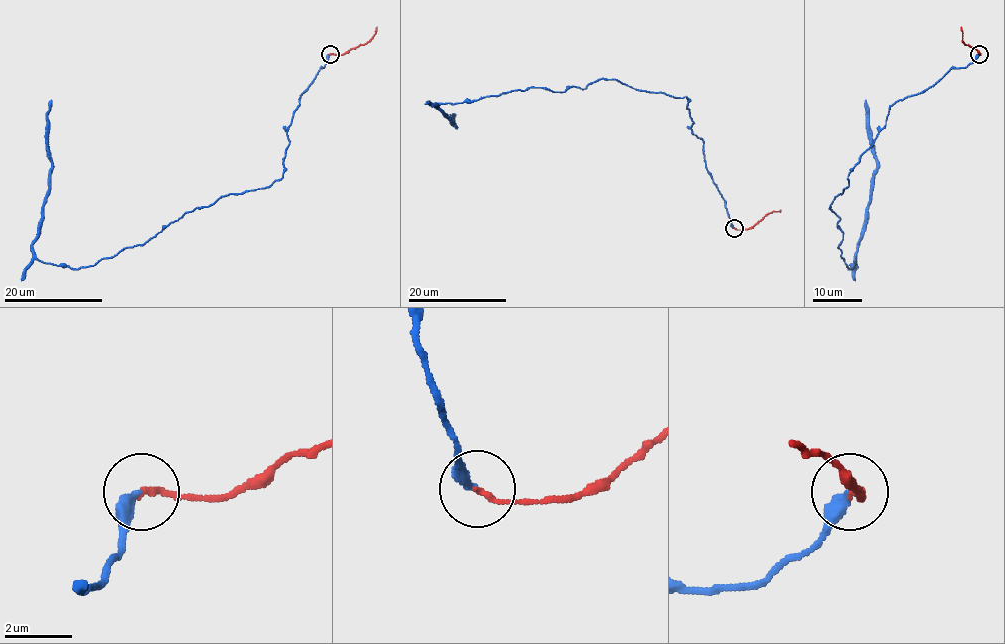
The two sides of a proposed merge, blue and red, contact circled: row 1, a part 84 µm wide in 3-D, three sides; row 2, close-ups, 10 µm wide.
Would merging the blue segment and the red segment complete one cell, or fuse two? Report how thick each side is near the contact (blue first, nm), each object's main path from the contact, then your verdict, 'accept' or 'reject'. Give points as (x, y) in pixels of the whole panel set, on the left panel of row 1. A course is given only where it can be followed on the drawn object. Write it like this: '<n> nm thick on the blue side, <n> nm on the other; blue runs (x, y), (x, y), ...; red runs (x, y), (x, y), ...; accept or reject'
340 nm thick on the blue side, 160 nm on the other; blue runs (330, 53), (288, 128), (282, 177), (77, 269), (42, 262), (32, 246), (51, 100); red runs (330, 53), (347, 53), (365, 44), (374, 35), (376, 26); accept

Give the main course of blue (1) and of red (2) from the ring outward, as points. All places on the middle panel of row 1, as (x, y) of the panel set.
1: (734, 227), (692, 132), (686, 96), (600, 78), (584, 89), (527, 88), (436, 107), (455, 126), (455, 115)
2: (734, 227), (751, 229), (769, 213), (780, 210)

